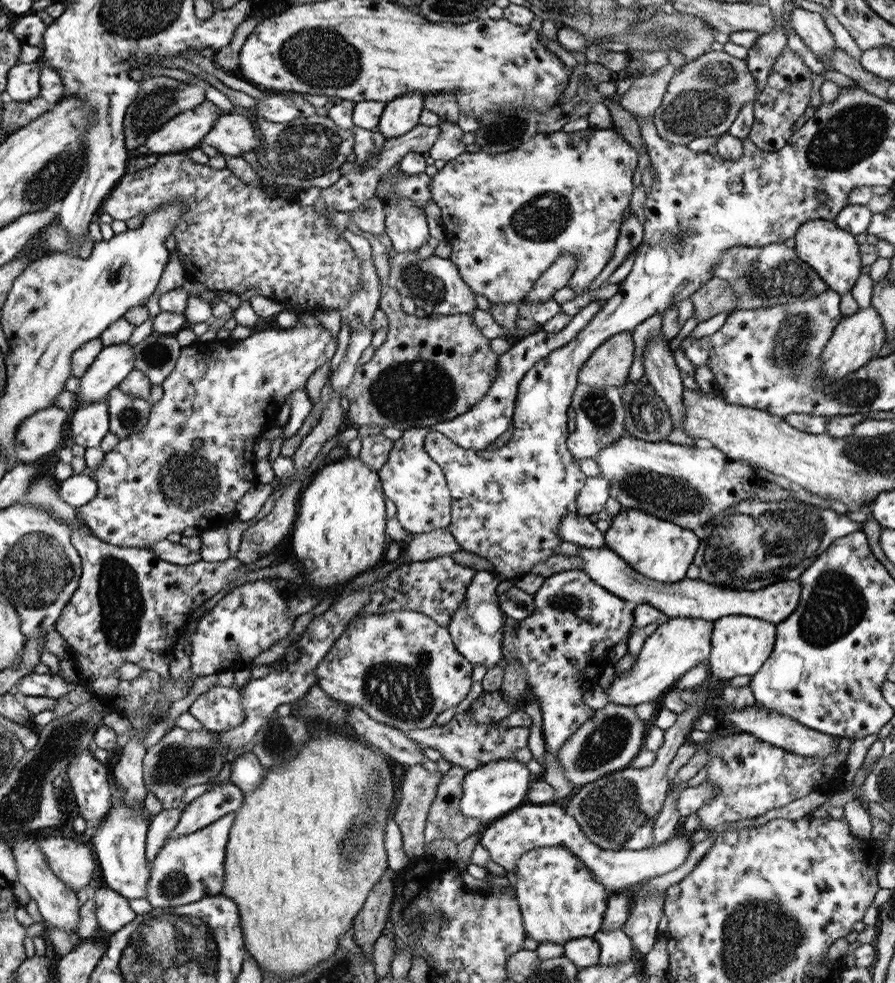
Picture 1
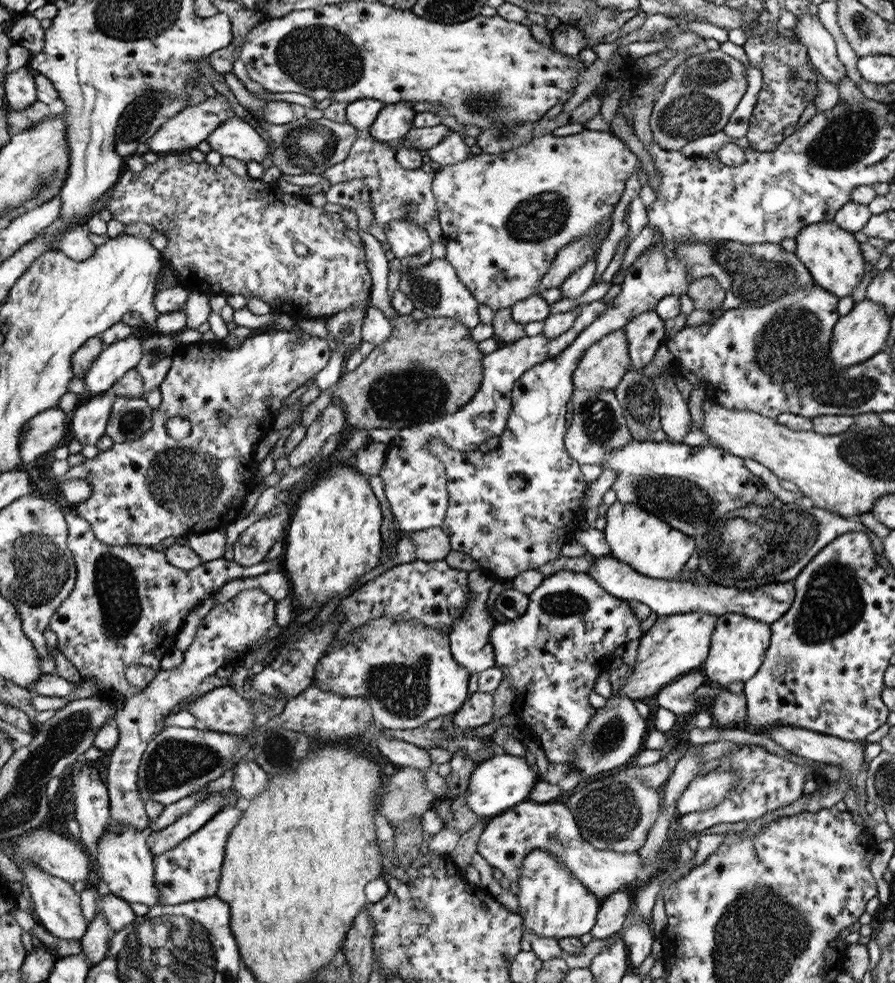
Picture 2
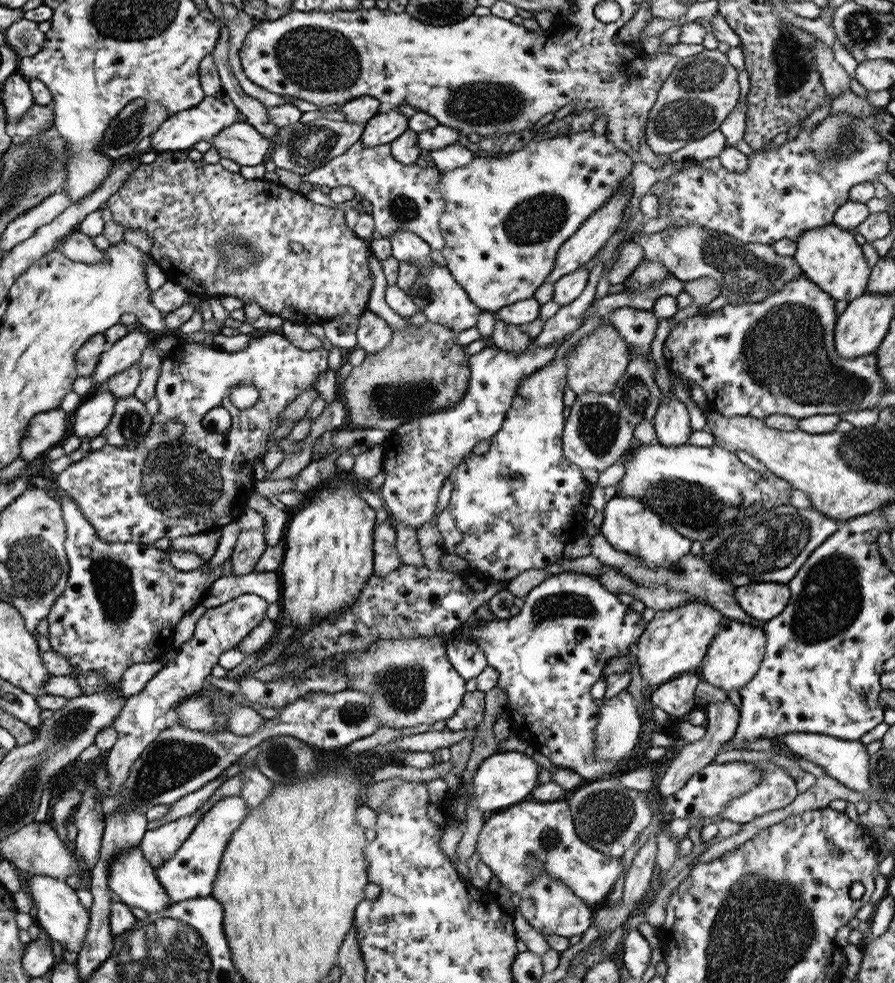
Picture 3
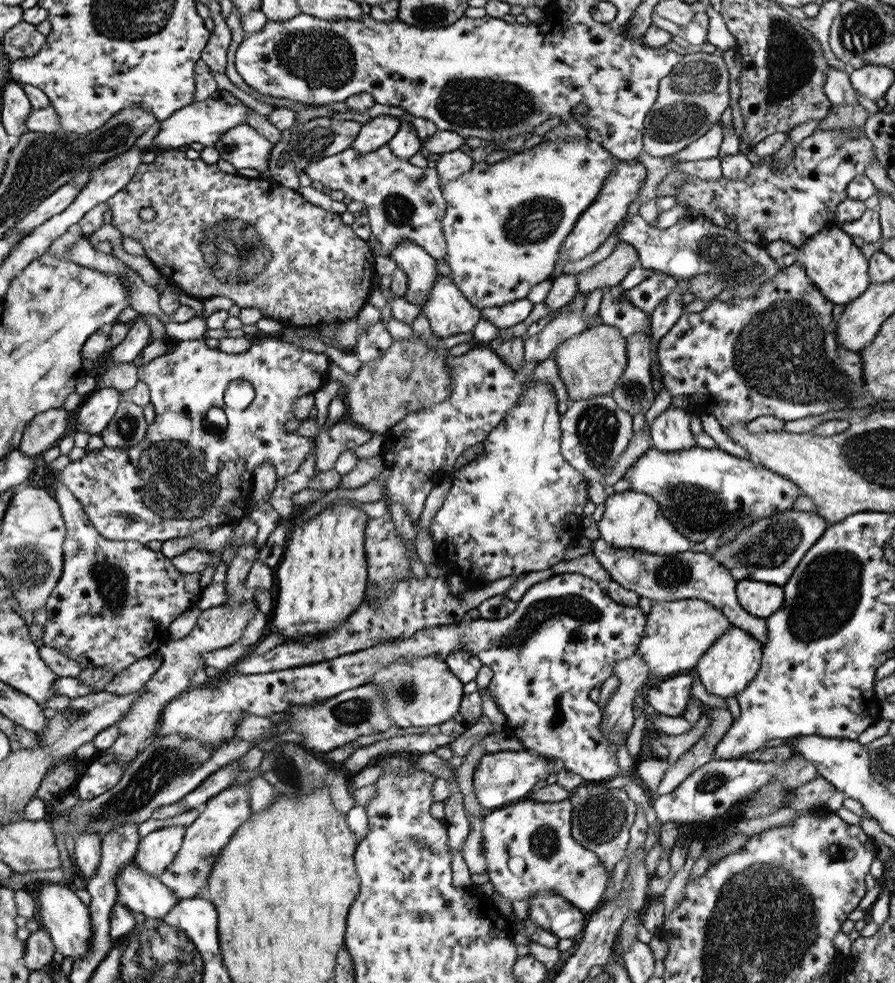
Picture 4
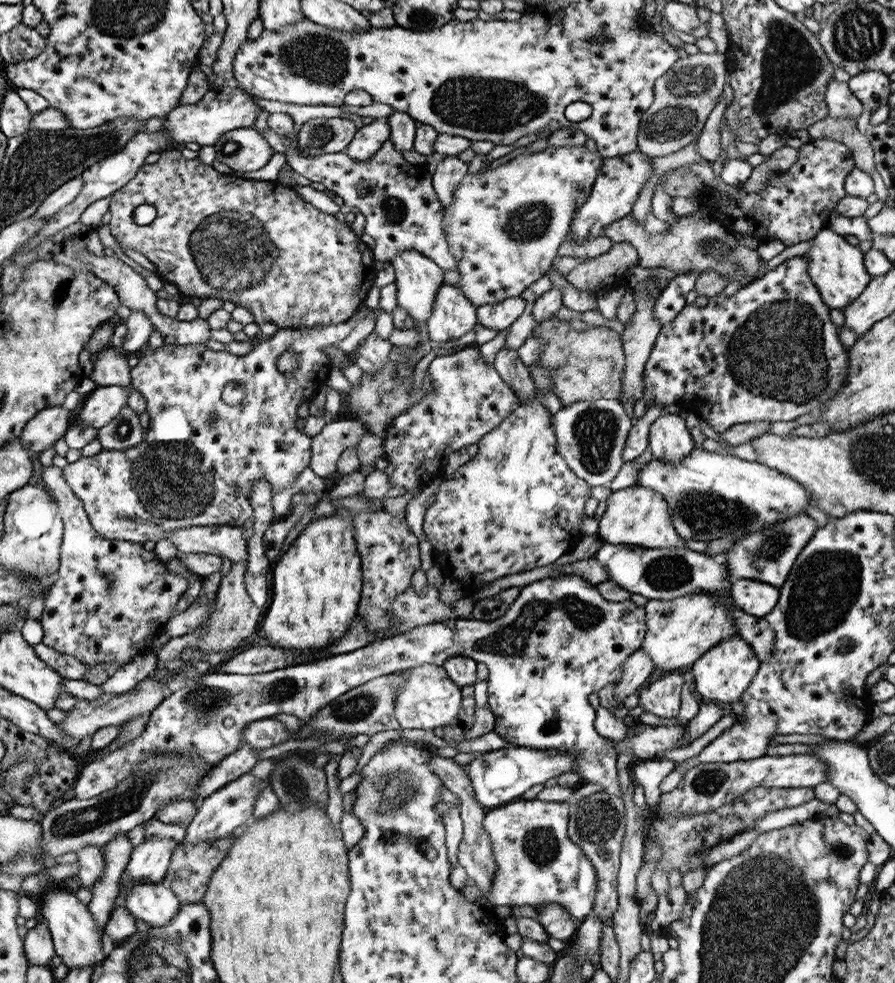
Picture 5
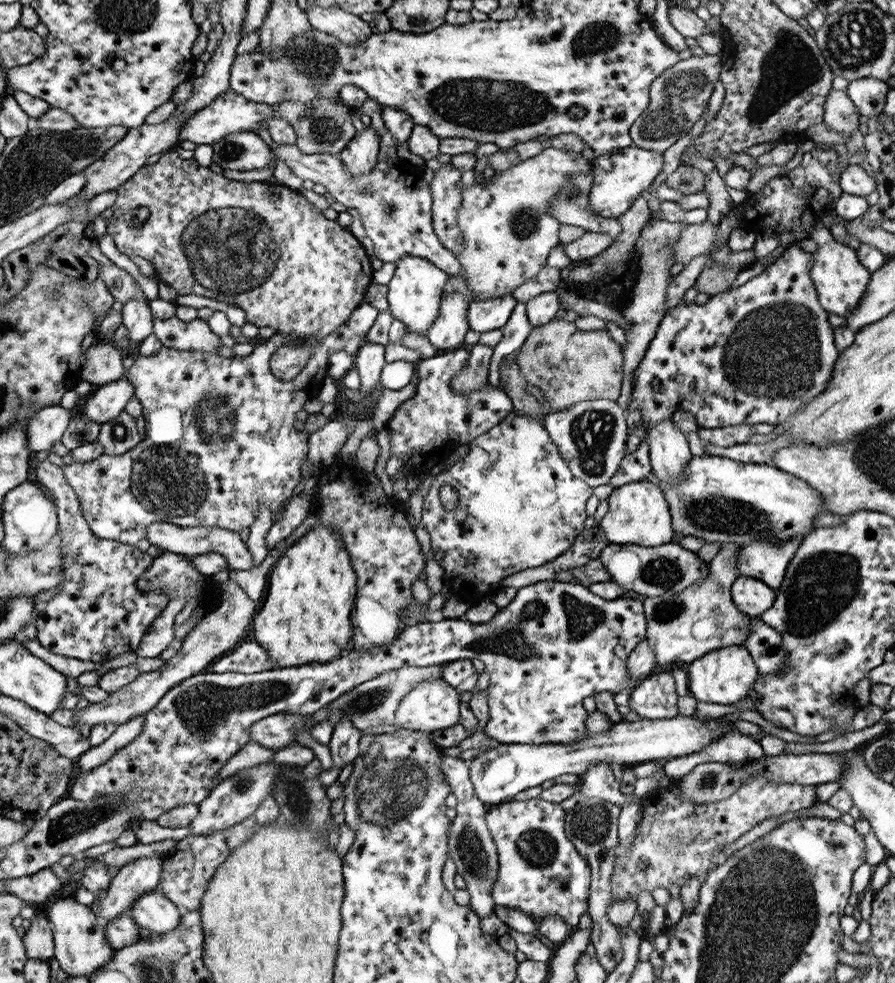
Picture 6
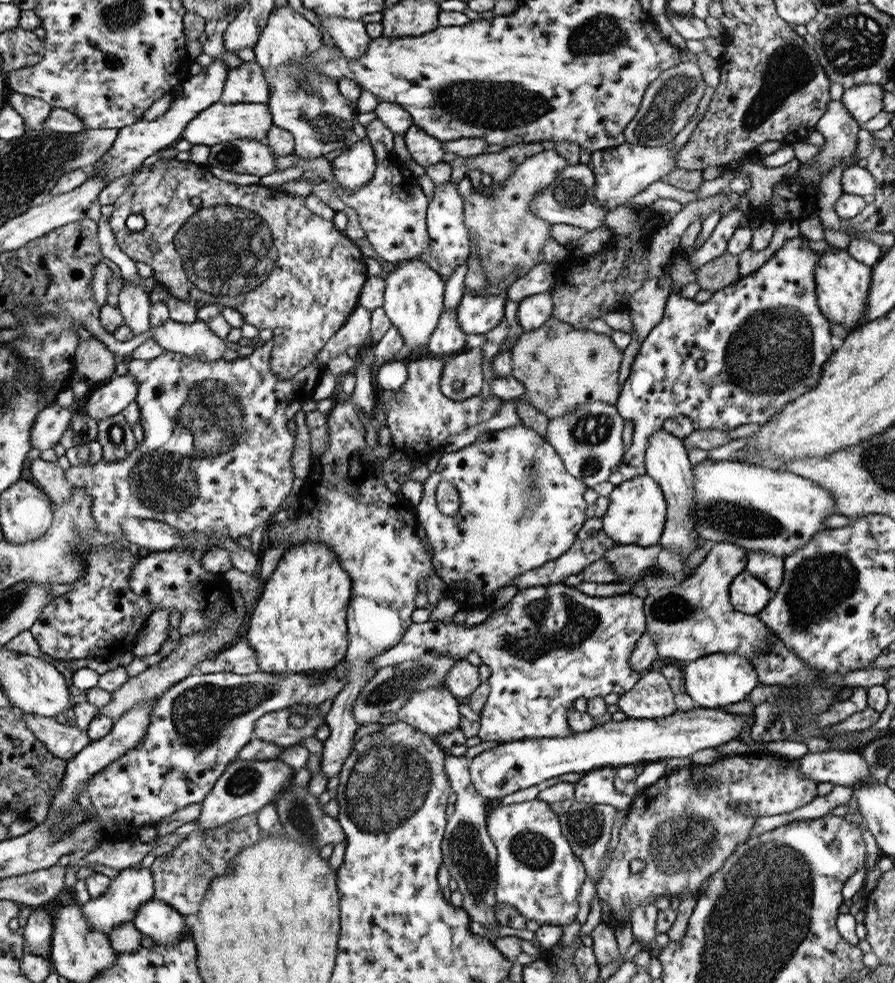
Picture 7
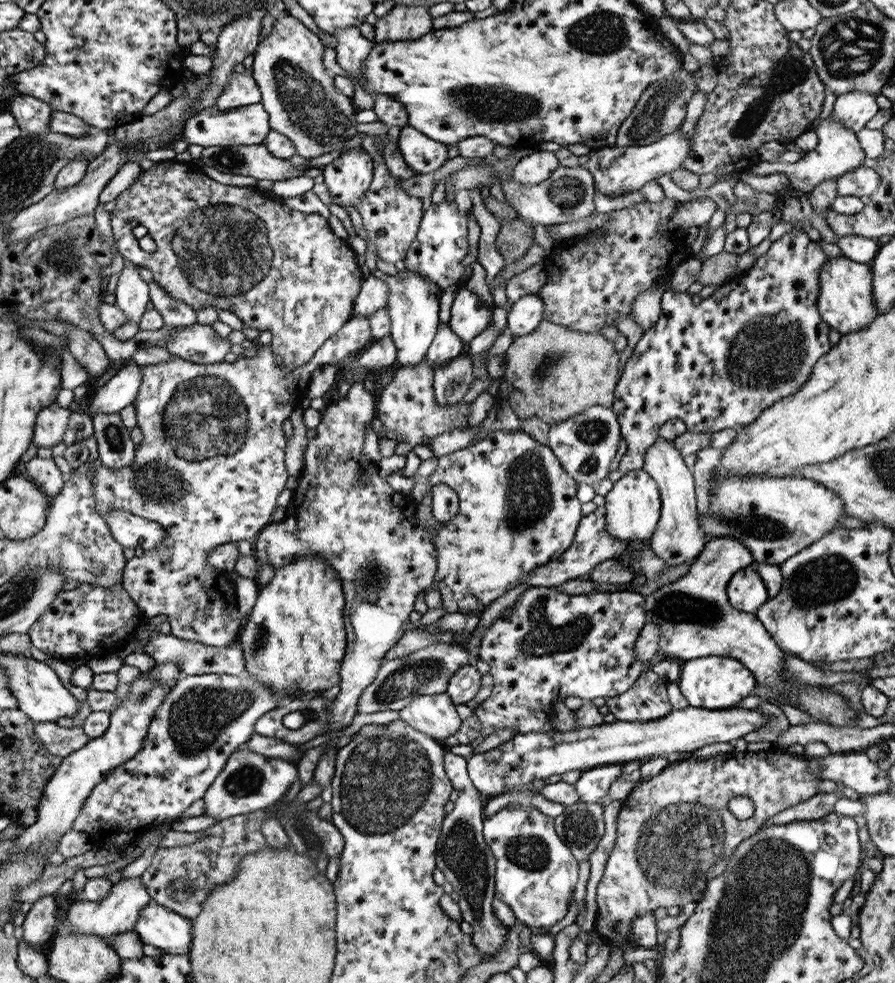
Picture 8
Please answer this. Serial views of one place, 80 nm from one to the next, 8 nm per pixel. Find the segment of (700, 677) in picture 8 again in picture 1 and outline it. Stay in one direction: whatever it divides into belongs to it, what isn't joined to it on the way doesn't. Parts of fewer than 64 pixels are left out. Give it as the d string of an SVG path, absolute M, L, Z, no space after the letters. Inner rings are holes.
M722 616L713 622L711 653L707 664L711 678L730 680L734 676L754 676L772 654L776 626L752 616Z

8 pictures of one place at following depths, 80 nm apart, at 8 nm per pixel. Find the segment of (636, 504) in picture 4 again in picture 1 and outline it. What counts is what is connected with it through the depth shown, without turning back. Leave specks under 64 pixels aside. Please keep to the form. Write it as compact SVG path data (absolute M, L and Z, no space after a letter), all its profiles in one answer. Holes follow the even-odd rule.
M623 507L609 521L612 526L605 533L605 546L633 570L661 583L675 583L686 578L686 571L700 546L698 531L684 529L634 508Z

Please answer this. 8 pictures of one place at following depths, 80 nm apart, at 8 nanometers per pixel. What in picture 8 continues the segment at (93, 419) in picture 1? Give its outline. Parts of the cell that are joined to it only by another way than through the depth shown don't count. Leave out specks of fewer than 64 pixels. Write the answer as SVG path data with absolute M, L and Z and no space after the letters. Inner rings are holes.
M120 363L118 372L96 391L90 411L92 414L119 413L133 404L142 381L141 365Z

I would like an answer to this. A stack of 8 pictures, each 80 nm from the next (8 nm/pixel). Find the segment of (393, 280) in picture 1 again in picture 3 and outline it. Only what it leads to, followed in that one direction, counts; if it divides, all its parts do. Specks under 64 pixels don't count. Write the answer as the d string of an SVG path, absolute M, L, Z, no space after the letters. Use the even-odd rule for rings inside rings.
M435 263L427 272L418 274L416 282L408 294L420 311L427 316L428 321L443 324L458 333L468 330L468 328L474 328L482 311L470 300L464 288L456 283L450 269Z

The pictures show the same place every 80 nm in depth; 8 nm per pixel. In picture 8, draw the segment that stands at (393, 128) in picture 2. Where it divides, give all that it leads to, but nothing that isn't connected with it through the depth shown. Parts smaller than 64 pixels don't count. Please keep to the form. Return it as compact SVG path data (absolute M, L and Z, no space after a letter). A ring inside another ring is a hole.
M361 147L340 155L338 159L322 167L324 184L339 206L355 206L367 194L372 180L370 156Z

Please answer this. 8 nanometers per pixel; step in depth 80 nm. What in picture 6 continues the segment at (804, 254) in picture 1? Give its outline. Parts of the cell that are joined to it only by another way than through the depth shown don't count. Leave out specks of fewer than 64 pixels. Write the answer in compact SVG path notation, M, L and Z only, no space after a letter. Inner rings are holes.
M822 220L816 221L813 227L810 228L809 238L814 240L818 246L817 251L813 253L814 261L810 269L810 274L817 291L820 306L830 315L837 314L846 319L849 313L853 312L853 309L856 308L857 304L862 300L864 293L866 293L866 288L870 283L871 272L858 260L854 249L848 247L844 243L836 241L836 238L830 233L830 228L826 228Z

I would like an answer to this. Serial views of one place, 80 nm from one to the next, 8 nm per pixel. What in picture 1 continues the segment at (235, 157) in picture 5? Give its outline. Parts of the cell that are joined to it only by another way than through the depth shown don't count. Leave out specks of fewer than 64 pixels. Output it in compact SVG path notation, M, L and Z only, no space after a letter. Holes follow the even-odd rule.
M229 112L217 120L203 142L224 156L242 157L246 152L260 150L258 133L256 125L246 116Z

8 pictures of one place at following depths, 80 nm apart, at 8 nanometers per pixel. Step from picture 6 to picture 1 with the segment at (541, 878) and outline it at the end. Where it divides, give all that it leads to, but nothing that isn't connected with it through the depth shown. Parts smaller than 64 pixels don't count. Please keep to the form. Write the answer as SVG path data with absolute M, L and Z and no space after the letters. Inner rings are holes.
M526 801L506 816L488 824L480 842L488 850L490 860L503 866L506 871L515 871L521 856L534 848L565 846L593 874L595 880L611 894L620 892L630 884L643 884L650 878L676 870L685 861L694 845L686 841L688 837L690 838L690 833L681 831L670 837L664 844L642 850L604 850L586 838L575 818L560 805L553 802L537 805Z

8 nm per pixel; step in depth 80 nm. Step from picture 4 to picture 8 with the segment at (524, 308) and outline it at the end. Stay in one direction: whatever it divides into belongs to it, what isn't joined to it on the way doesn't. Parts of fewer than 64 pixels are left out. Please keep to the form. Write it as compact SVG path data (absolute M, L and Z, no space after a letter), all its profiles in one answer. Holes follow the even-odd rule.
M460 288L457 292L454 301L452 302L451 317L449 319L449 325L452 332L462 340L465 344L469 343L475 336L478 336L489 325L489 320L493 318L493 306L496 305L495 300L493 304L484 304L484 300L480 298L479 294L470 292L468 289Z

